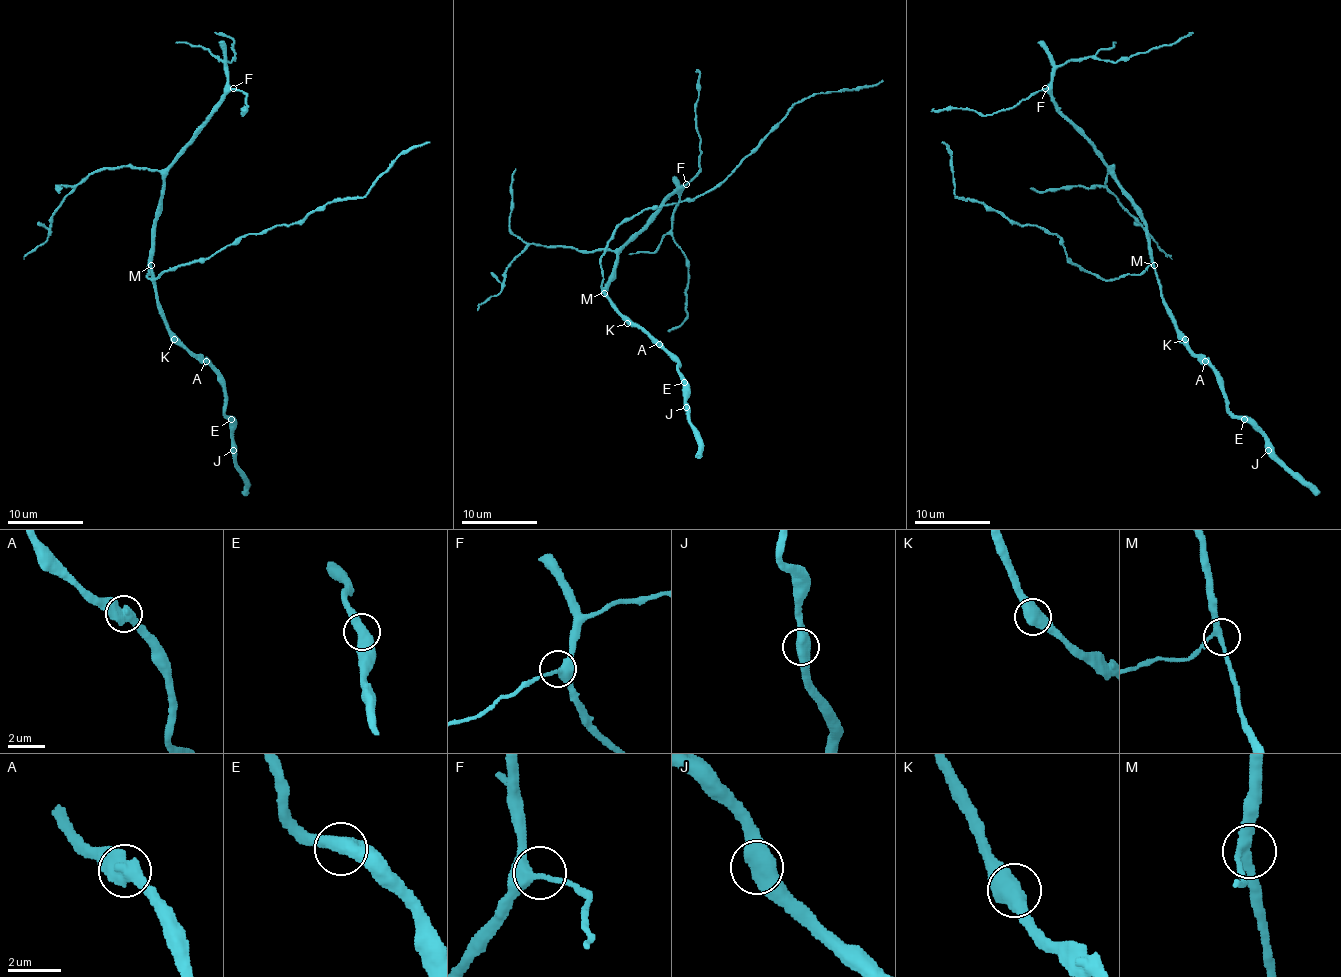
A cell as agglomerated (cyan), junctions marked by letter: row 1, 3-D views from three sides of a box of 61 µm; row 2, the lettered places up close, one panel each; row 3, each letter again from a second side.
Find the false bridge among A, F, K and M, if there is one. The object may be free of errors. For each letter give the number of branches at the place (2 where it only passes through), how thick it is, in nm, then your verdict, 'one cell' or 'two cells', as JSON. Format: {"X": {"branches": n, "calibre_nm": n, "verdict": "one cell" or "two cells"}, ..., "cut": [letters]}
{"A": {"branches": 2, "calibre_nm": 600, "verdict": "one cell"}, "F": {"branches": 2, "calibre_nm": 360, "verdict": "one cell"}, "K": {"branches": 2, "calibre_nm": 550, "verdict": "one cell"}, "M": {"branches": 3, "calibre_nm": 300, "verdict": "one cell"}, "cut": []}

